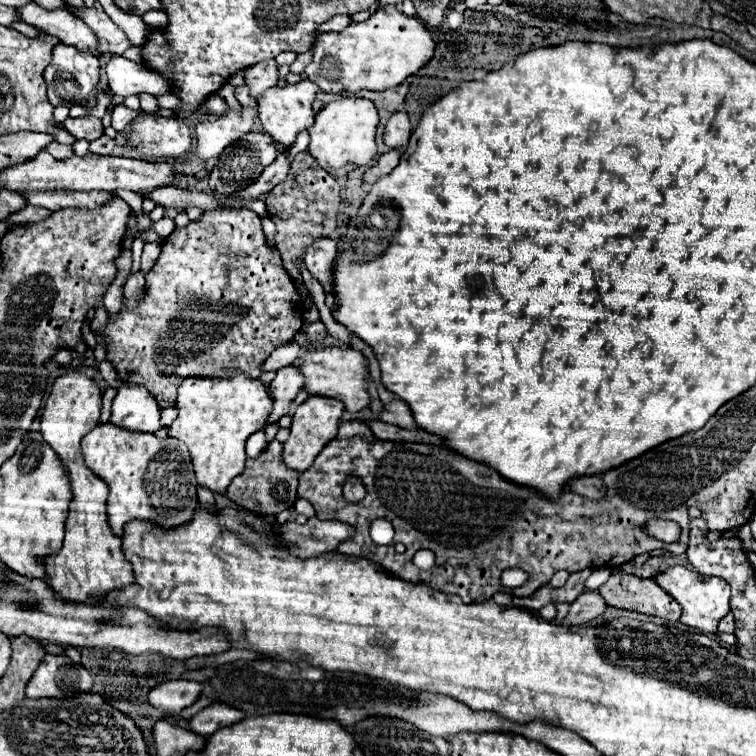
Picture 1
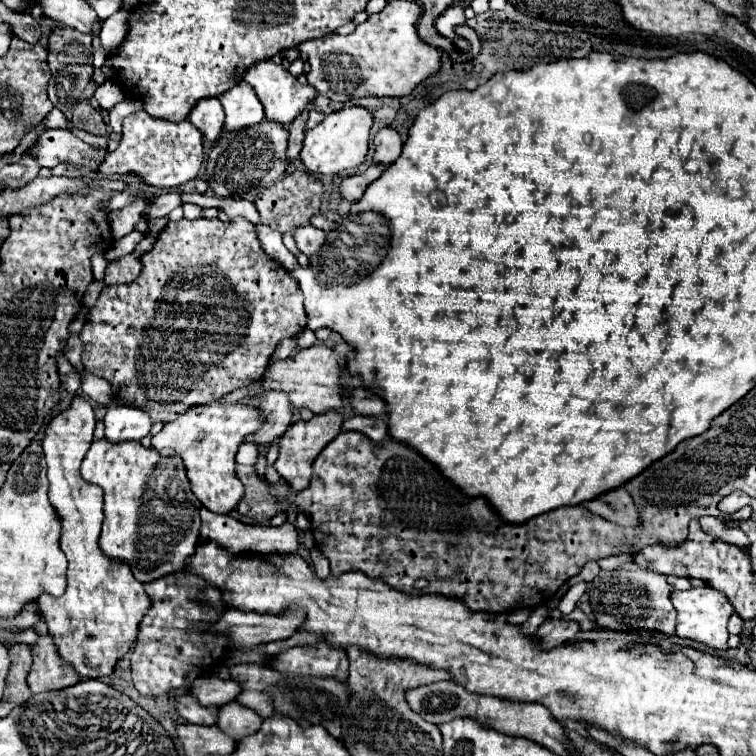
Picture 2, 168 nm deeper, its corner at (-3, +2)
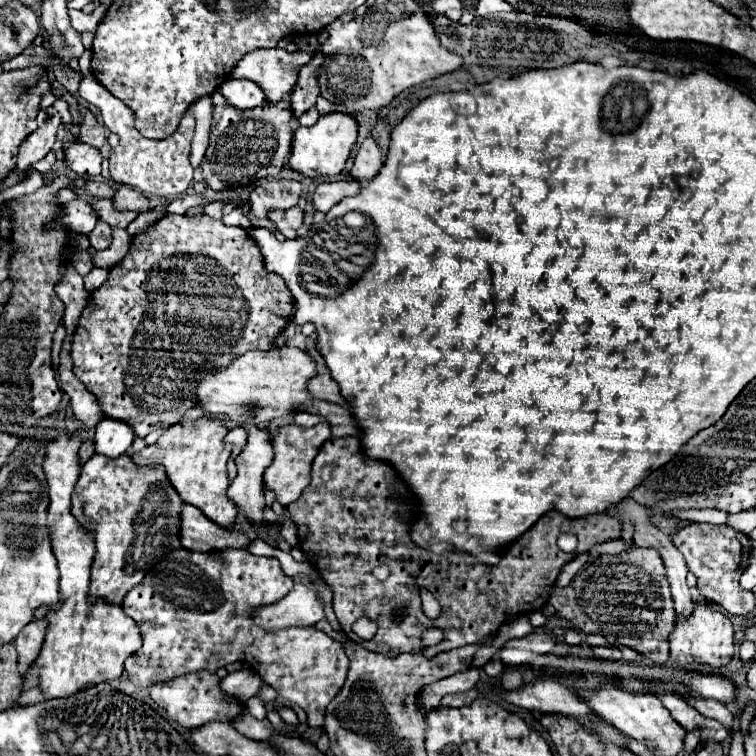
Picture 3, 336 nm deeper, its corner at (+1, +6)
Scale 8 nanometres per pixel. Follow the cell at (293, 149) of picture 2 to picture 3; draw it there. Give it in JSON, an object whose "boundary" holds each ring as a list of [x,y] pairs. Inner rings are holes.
{"boundary":[[[318,50],[316,56],[308,64],[304,64],[300,68],[300,76],[298,76],[298,82],[296,82],[294,92],[292,92],[294,118],[298,118],[304,110],[308,110],[308,108],[312,108],[316,104],[316,98],[320,96],[318,74],[320,74],[322,62],[324,62],[324,52]]]}

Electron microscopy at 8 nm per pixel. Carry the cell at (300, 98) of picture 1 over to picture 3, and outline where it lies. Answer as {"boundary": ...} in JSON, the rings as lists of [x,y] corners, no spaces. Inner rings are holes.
{"boundary":[[[309,44],[303,47],[300,52],[286,52],[284,48],[256,48],[252,52],[248,52],[236,66],[234,66],[234,72],[232,72],[232,78],[248,78],[252,82],[256,82],[266,98],[270,102],[280,102],[280,98],[288,96],[296,84],[296,78],[298,78],[298,70],[302,64],[309,62],[313,56],[315,49]]]}

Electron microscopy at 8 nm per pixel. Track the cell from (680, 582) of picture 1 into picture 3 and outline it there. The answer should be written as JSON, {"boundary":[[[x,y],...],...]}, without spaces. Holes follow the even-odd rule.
{"boundary":[[[696,604],[696,610],[684,626],[676,622],[670,634],[670,658],[678,670],[694,670],[698,665],[722,668],[734,658],[734,628],[732,622],[714,610],[710,604]]]}

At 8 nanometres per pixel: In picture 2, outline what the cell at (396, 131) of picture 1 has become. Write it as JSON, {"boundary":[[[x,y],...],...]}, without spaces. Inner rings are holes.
{"boundary":[[[386,126],[382,128],[376,138],[374,138],[374,146],[376,146],[376,154],[374,154],[374,162],[378,164],[392,164],[400,154],[402,154],[402,138],[400,134]]]}

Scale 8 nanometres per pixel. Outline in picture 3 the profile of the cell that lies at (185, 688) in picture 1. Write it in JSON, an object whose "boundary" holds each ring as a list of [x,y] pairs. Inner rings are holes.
{"boundary":[[[248,668],[238,670],[238,672],[230,672],[222,680],[222,690],[226,694],[238,696],[242,702],[246,702],[248,698],[256,696],[262,686],[264,686],[264,680],[260,678],[260,674],[256,674],[254,670],[248,670]]]}

